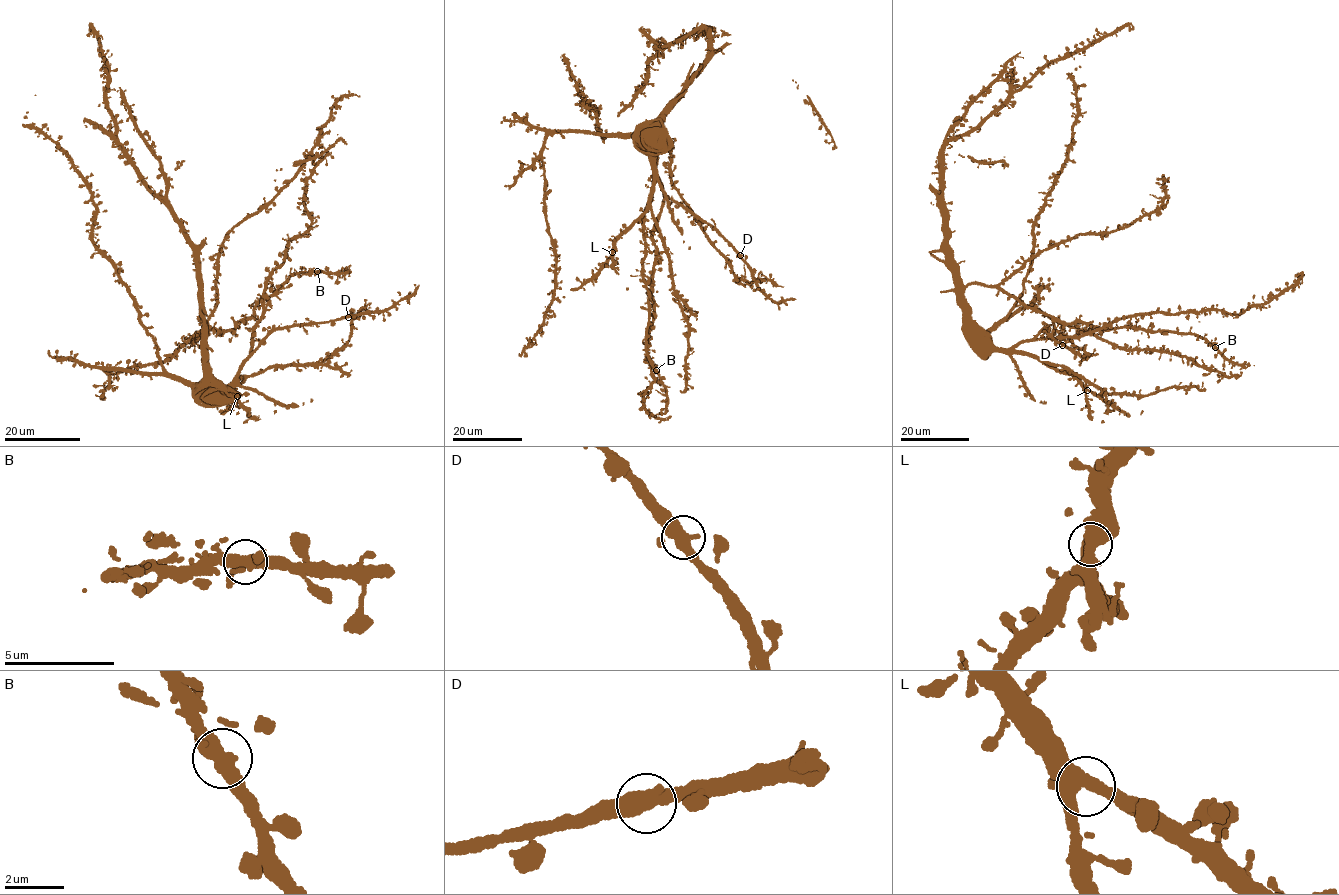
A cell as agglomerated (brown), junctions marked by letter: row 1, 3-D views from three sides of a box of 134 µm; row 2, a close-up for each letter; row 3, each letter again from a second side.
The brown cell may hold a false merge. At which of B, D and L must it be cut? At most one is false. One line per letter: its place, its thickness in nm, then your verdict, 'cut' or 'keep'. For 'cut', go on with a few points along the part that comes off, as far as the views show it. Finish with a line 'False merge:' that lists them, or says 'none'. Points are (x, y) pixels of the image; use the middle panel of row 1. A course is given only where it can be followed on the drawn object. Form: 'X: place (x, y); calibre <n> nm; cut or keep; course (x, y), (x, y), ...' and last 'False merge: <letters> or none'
B: place (656, 370); calibre 380 nm; keep
D: place (740, 255); calibre 360 nm; keep
L: place (612, 252); calibre 400 nm; keep
False merge: none

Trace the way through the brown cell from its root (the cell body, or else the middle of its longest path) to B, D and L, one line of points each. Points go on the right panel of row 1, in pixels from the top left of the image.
B: (963, 329), (963, 290), (970, 284), (979, 284), (1002, 289), (1028, 307), (1065, 322), (1200, 335), (1215, 346)
D: (963, 329), (976, 333), (990, 347), (1008, 349), (1031, 341), (1044, 328), (1062, 345)
L: (963, 329), (976, 333), (993, 348), (1041, 357), (1075, 378), (1087, 390)

